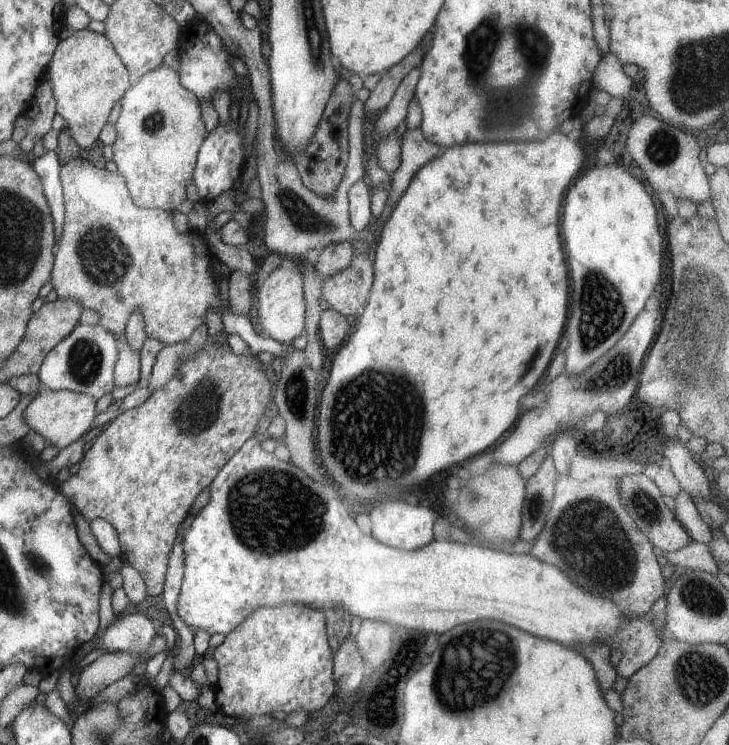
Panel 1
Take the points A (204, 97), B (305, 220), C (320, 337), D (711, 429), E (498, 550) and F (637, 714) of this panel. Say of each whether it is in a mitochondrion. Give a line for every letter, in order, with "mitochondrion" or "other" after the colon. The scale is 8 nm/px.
A: other
B: mitochondrion
C: other
D: other
E: other
F: other

